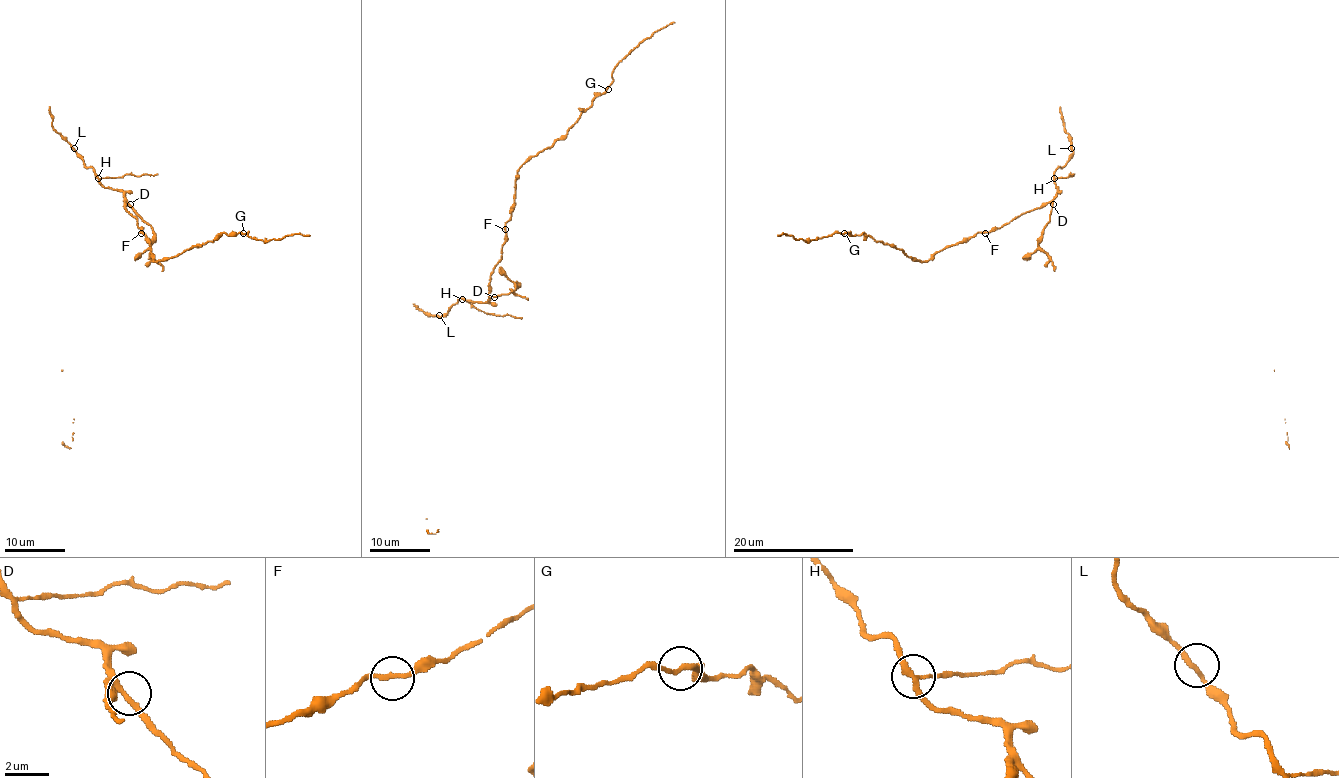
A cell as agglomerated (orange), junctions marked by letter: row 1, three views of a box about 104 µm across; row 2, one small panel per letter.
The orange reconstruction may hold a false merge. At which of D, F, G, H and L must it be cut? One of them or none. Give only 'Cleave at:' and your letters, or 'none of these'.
Cleave at: H

